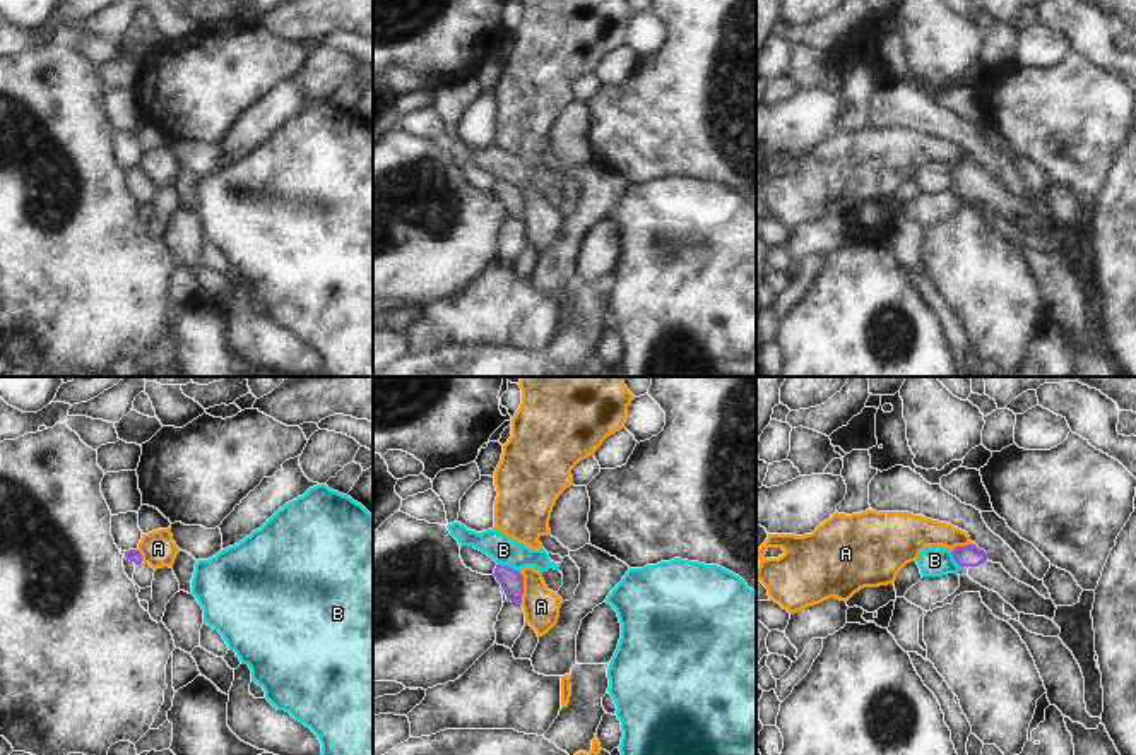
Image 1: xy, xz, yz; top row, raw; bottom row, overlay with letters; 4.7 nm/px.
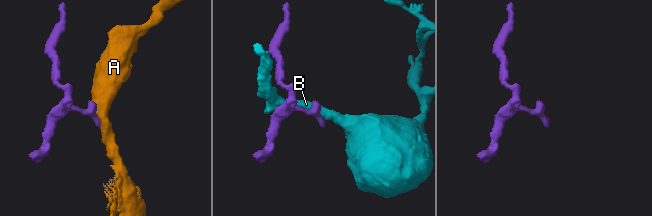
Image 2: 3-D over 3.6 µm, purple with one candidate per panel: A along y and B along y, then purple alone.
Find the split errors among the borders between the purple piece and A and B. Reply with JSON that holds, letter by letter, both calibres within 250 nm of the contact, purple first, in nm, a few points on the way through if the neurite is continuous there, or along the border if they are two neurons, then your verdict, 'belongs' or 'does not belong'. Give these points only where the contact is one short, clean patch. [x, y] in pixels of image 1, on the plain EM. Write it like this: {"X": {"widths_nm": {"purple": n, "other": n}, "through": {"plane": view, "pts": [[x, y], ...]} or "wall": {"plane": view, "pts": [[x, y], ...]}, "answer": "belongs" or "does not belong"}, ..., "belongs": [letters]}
{"A": {"widths_nm": {"purple": 110, "other": 170}, "wall": {"plane": "xz", "pts": [[519, 189], [522, 192], [522, 219]]}, "answer": "does not belong"}, "B": {"widths_nm": {"purple": 110, "other": 140}, "answer": "does not belong"}, "belongs": []}

